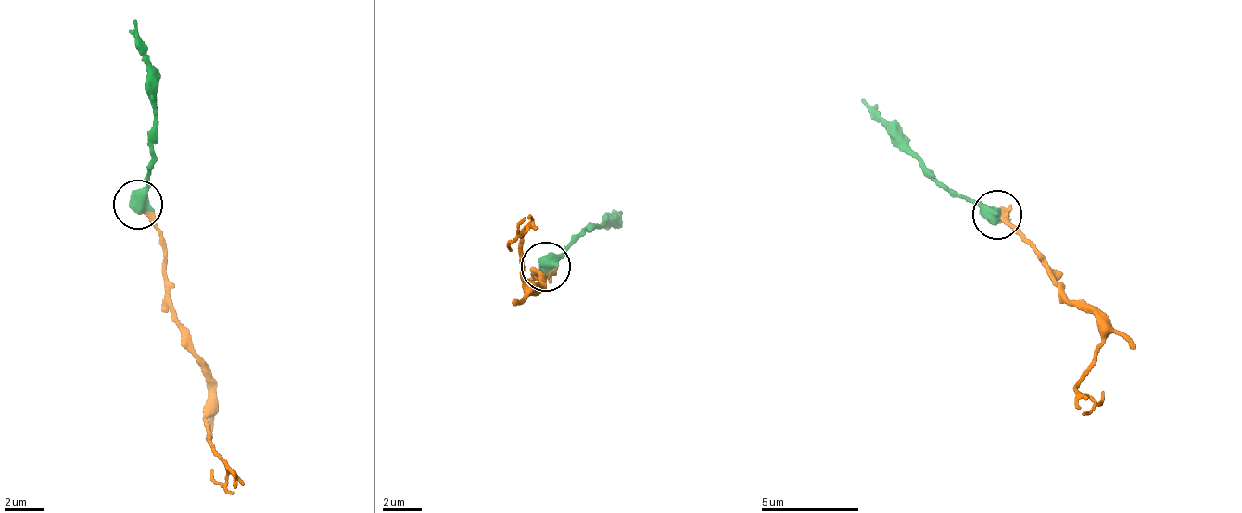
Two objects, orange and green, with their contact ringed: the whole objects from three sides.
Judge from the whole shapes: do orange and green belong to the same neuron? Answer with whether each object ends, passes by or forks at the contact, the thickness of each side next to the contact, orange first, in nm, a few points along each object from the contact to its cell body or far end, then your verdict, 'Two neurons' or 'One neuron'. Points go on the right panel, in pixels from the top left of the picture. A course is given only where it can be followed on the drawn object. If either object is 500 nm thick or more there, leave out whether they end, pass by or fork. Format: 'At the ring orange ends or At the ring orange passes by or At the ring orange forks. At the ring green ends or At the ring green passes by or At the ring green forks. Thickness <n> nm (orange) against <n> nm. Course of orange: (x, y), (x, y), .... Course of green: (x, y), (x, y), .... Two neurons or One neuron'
Thickness 500 nm (orange) against 750 nm. Course of orange: (997, 215), (1007, 223), (1062, 297), (1100, 318), (1100, 352), (1075, 388), (1102, 402), (1103, 391). Course of green: (997, 215), (959, 198), (861, 99). One neuron

